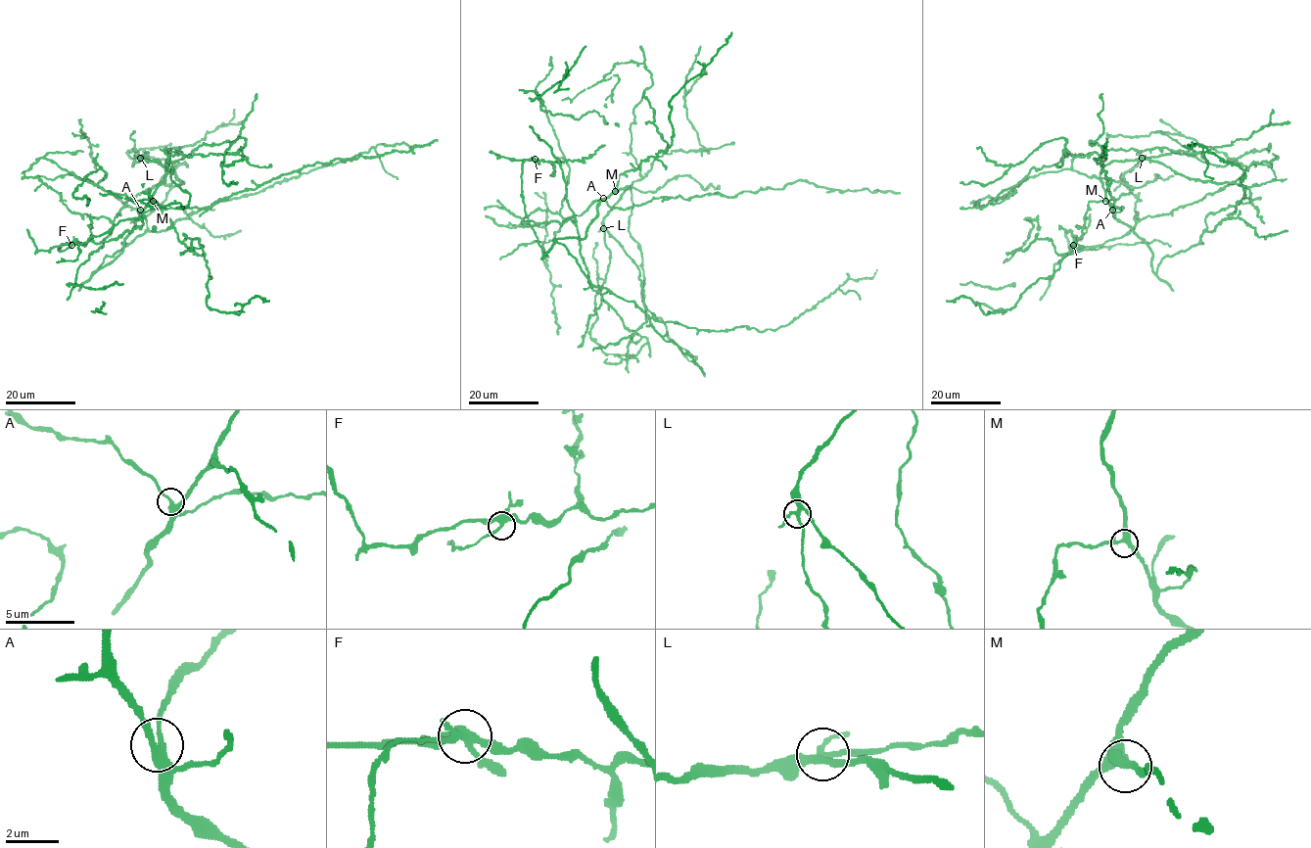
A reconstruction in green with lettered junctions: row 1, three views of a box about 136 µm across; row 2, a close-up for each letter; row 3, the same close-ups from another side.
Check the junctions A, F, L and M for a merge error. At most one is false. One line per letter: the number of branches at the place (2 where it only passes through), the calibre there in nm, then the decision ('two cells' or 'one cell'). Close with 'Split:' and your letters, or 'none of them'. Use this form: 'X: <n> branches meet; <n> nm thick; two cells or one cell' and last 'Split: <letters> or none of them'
A: 3 branches meet; 300 nm thick; one cell
F: 4 branches meet; 320 nm thick; two cells
L: 4 branches meet; 280 nm thick; one cell
M: 4 branches meet; 360 nm thick; one cell
Split: F

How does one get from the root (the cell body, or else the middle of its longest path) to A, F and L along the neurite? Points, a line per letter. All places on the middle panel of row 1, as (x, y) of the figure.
A: (606, 247), (603, 217), (628, 186), (603, 198)
F: (606, 247), (590, 337), (605, 361), (617, 363), (647, 338), (591, 288), (560, 164), (534, 159)
L: (606, 247), (603, 228)

